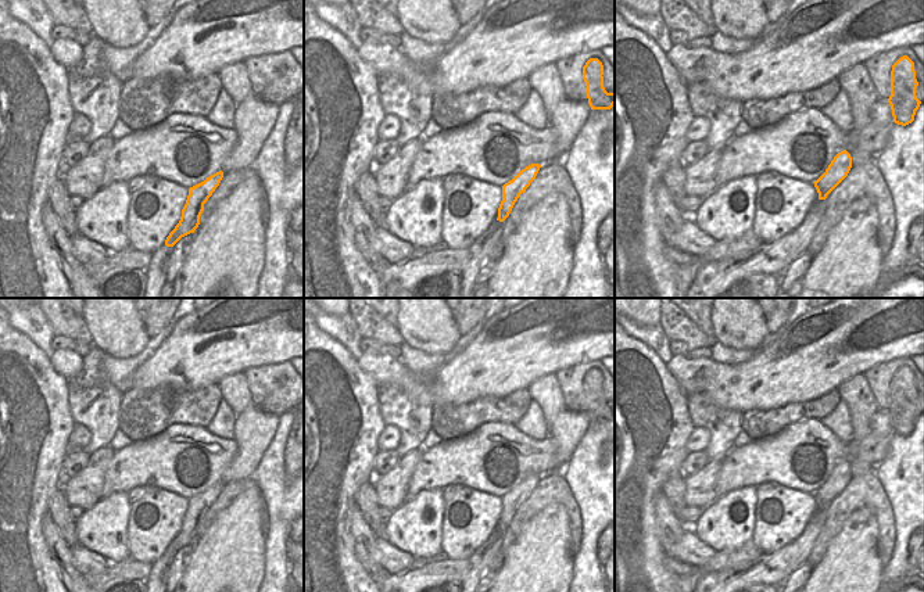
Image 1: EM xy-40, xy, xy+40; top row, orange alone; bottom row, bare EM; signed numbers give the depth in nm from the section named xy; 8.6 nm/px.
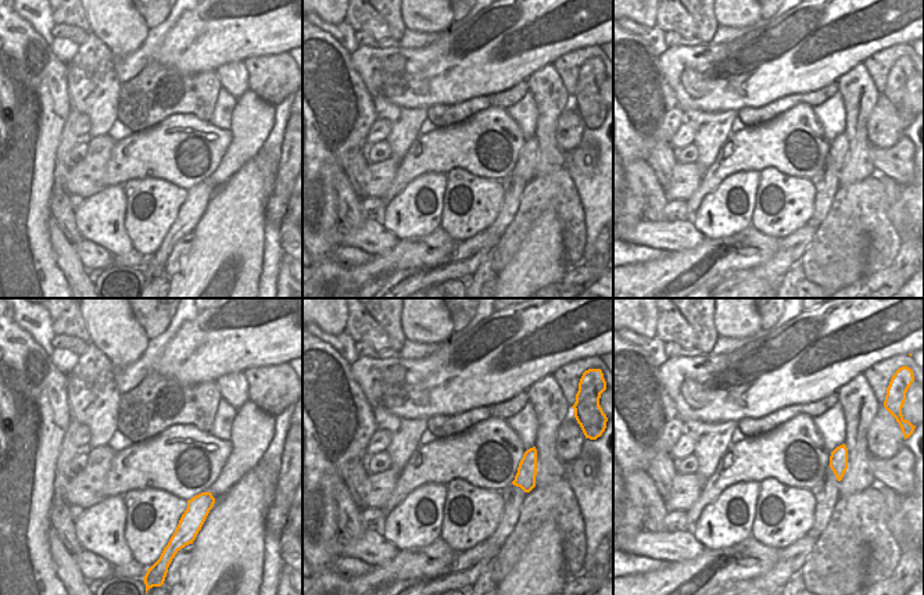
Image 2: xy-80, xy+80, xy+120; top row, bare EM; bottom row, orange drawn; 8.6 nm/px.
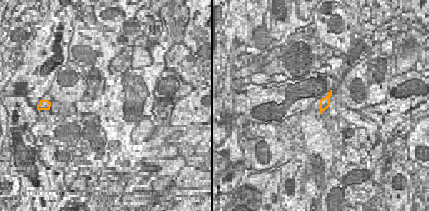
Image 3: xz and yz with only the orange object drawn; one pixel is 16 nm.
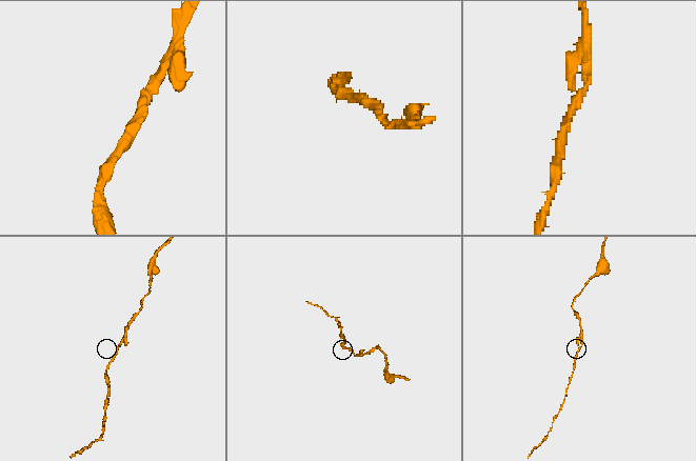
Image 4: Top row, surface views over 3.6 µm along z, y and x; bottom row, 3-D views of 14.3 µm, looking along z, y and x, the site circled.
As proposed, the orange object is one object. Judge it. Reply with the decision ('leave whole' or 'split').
leave whole

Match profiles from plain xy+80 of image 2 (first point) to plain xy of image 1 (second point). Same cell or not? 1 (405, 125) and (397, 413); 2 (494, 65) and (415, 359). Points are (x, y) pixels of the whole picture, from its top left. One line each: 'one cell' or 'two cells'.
1: one cell
2: two cells

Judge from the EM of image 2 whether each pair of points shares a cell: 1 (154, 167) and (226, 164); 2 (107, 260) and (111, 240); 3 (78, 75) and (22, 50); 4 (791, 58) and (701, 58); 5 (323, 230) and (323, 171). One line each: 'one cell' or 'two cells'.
1: two cells
2: two cells
3: two cells
4: one cell
5: one cell

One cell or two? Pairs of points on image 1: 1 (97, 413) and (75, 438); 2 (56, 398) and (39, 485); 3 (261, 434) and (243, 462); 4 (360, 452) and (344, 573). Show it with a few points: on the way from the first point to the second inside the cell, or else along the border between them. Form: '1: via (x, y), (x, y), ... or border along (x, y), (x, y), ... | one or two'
1: border along (76, 423), (90, 433), (90, 441), (85, 448) | two
2: via (52, 420), (52, 433), (43, 441), (39, 463) | one
3: via (254, 441), (249, 455) | one
4: via (339, 483), (337, 542) | one

